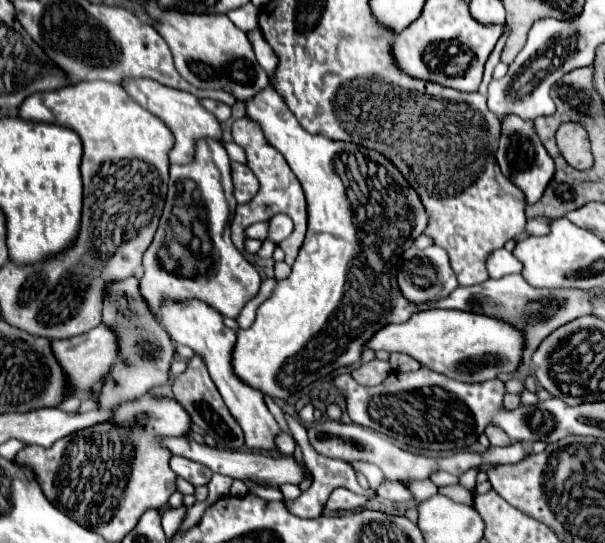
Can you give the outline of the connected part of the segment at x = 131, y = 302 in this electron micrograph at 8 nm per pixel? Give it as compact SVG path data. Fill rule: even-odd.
M127 278L106 285L102 306L102 324L116 328L120 336L120 360L112 372L104 378L102 392L96 394L100 410L112 410L122 402L134 400L150 392L154 386L164 386L170 380L170 364L176 354L176 344L164 330L162 322L148 312L148 304L140 300L140 285L137 278Z

